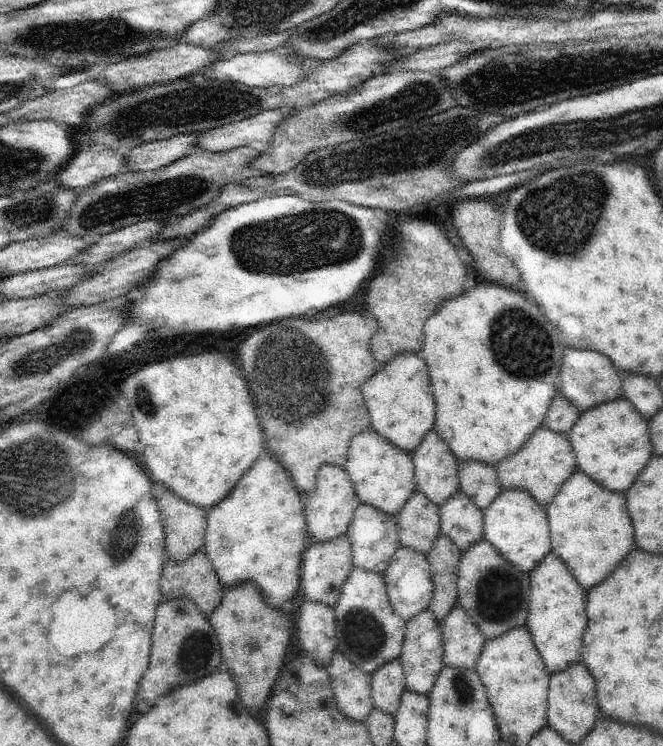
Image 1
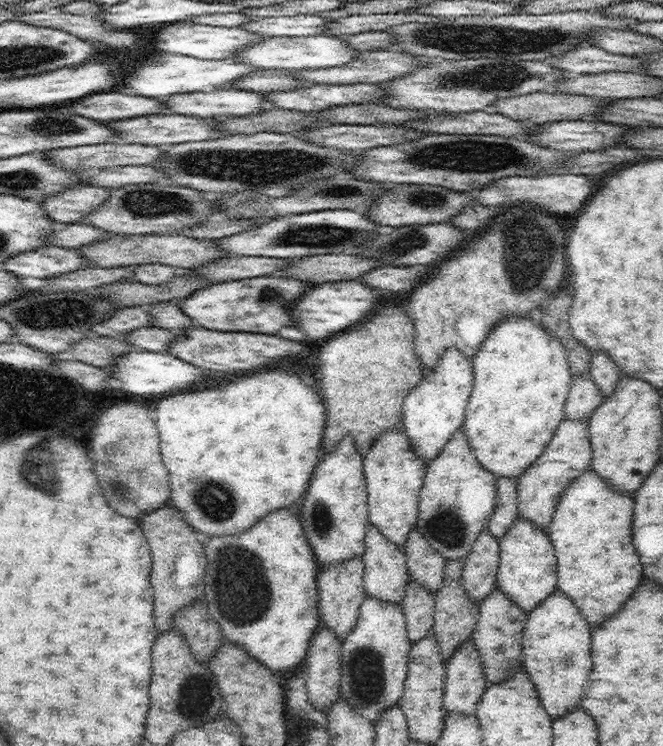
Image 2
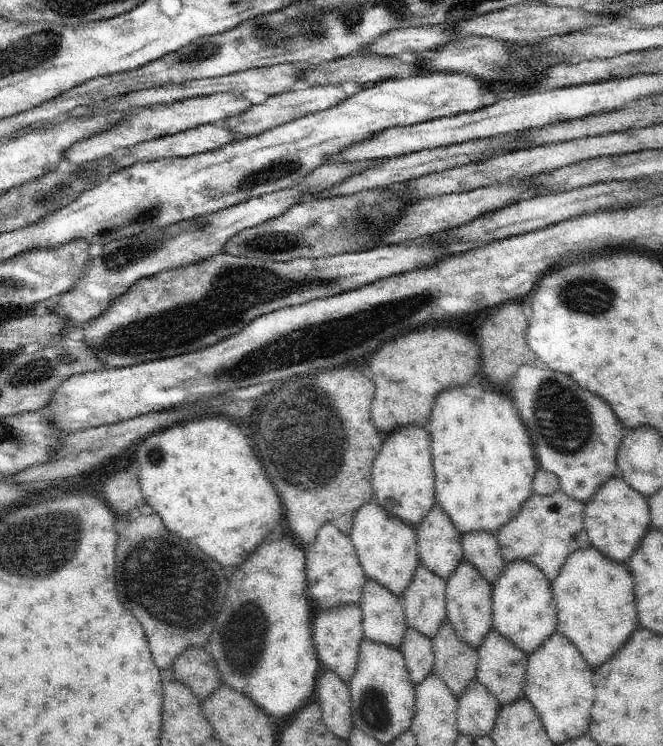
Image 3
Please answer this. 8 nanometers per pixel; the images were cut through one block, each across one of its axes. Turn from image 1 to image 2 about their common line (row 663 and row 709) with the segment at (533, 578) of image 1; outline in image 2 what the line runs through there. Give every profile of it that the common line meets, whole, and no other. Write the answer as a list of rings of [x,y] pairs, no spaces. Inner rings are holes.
[[[558,589],[527,613],[522,637],[523,666],[536,687],[540,704],[552,721],[580,706],[584,686],[592,672],[590,638],[592,634],[586,620],[572,600],[568,600]]]

